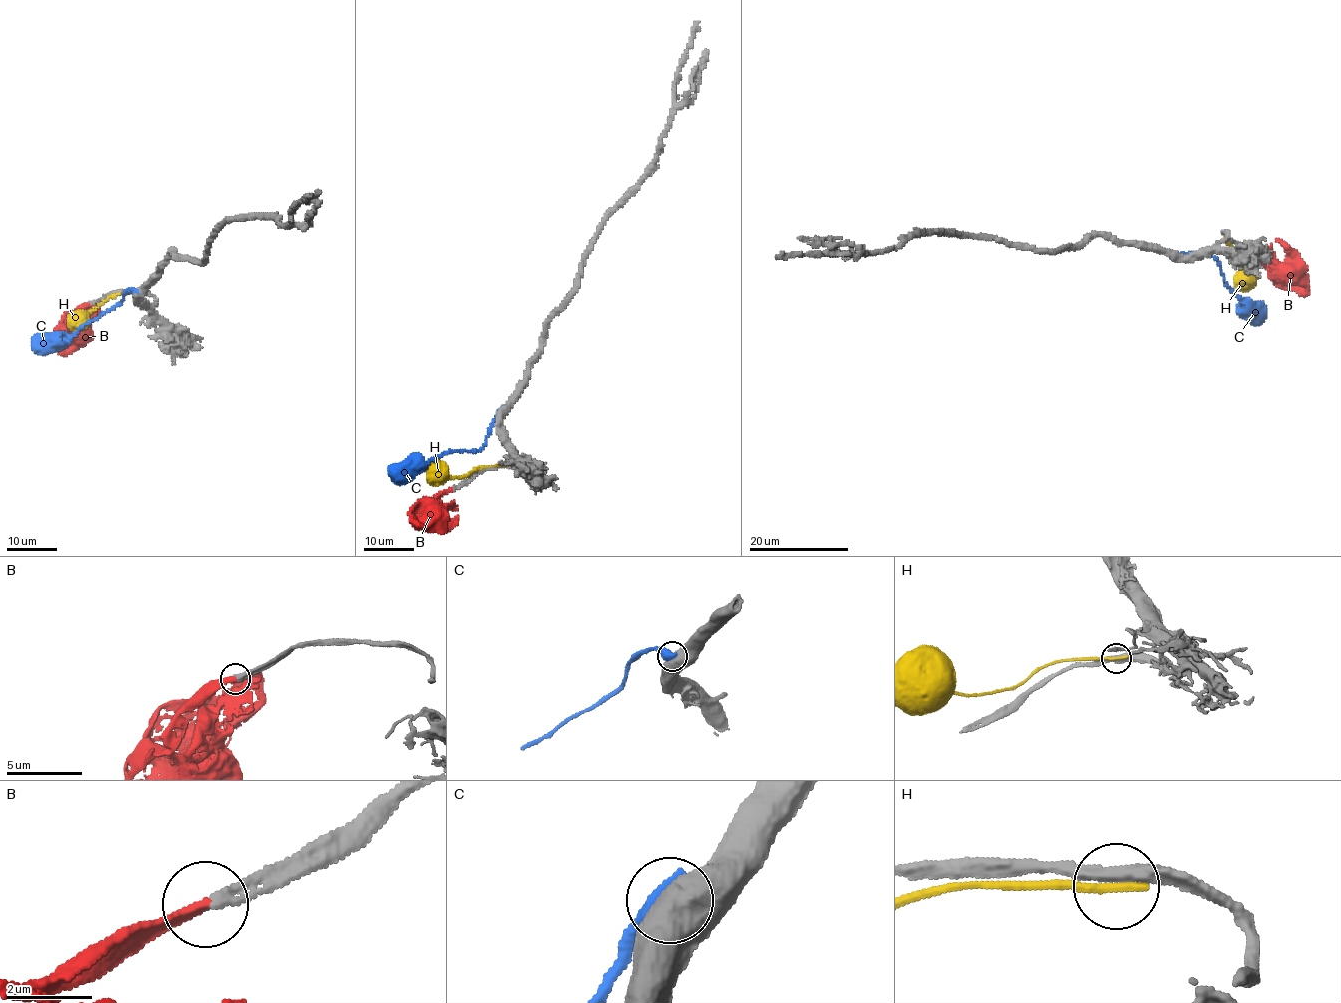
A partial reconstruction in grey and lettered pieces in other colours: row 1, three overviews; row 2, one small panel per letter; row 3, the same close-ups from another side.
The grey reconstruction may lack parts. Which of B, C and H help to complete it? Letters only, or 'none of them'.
B

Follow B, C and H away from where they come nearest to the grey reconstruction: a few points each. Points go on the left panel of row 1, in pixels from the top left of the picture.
B: (90, 304), (79, 307), (72, 318), (71, 331), (91, 318), (98, 301)
C: (137, 292), (126, 291), (111, 309), (83, 323), (67, 343), (33, 345)
H: (140, 294), (108, 298), (95, 308), (79, 312), (69, 326)

